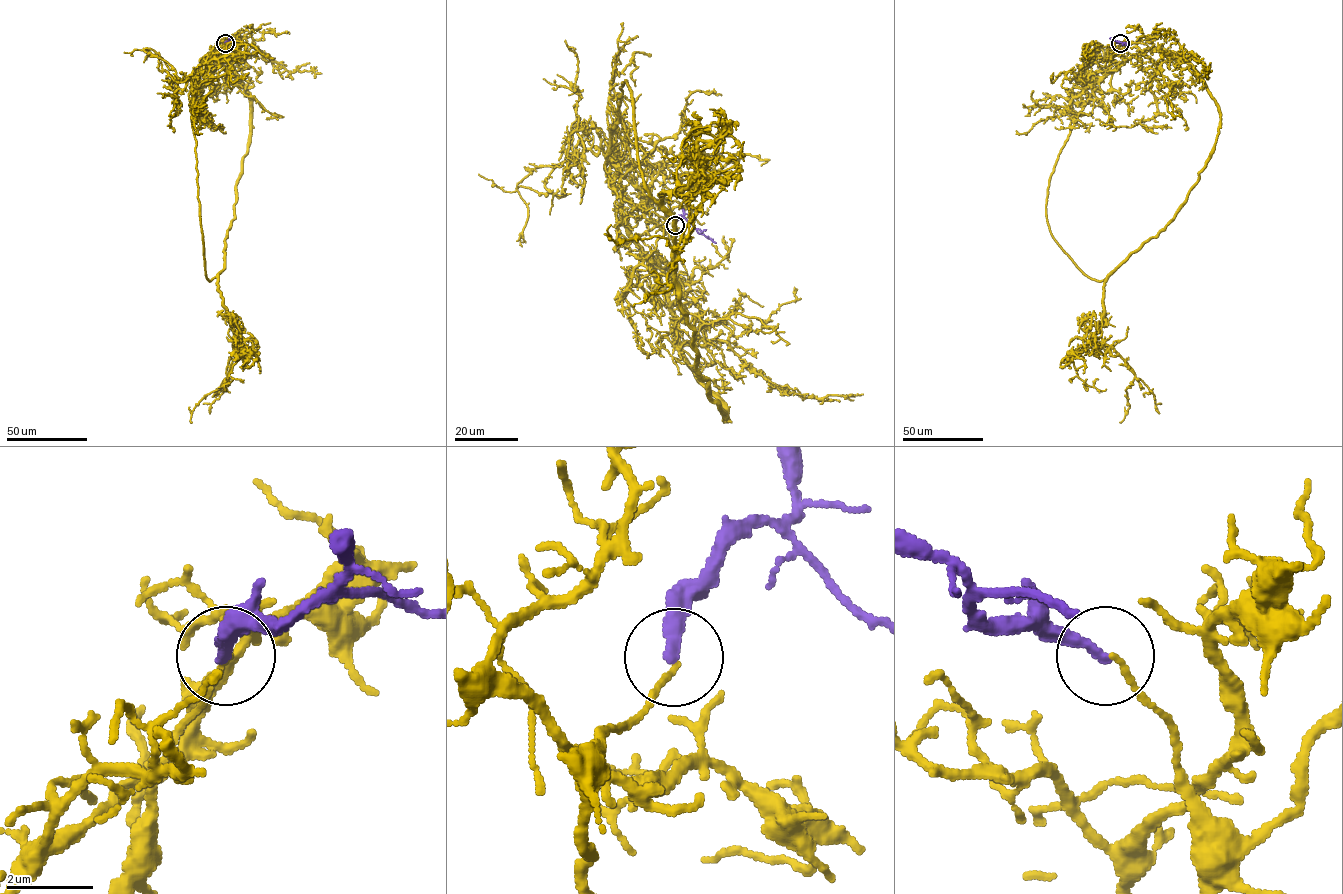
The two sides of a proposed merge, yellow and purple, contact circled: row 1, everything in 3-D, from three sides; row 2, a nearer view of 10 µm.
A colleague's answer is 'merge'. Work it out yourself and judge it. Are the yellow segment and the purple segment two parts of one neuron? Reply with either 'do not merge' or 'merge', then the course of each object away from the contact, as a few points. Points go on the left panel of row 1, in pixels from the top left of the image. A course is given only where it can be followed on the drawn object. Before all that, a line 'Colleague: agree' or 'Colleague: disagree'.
Colleague: disagree
do not merge; yellow runs (225, 43), (201, 64), (188, 96), (205, 275), (217, 277), (241, 343), (224, 383), (195, 406), (192, 422); purple runs (225, 43), (235, 42), (246, 45)

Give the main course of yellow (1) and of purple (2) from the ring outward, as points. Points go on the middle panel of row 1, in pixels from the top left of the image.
1: (675, 225), (629, 162), (604, 168), (625, 81), (647, 193), (706, 180), (678, 254), (610, 224)
2: (675, 225), (675, 221), (683, 216), (699, 233), (716, 242)

